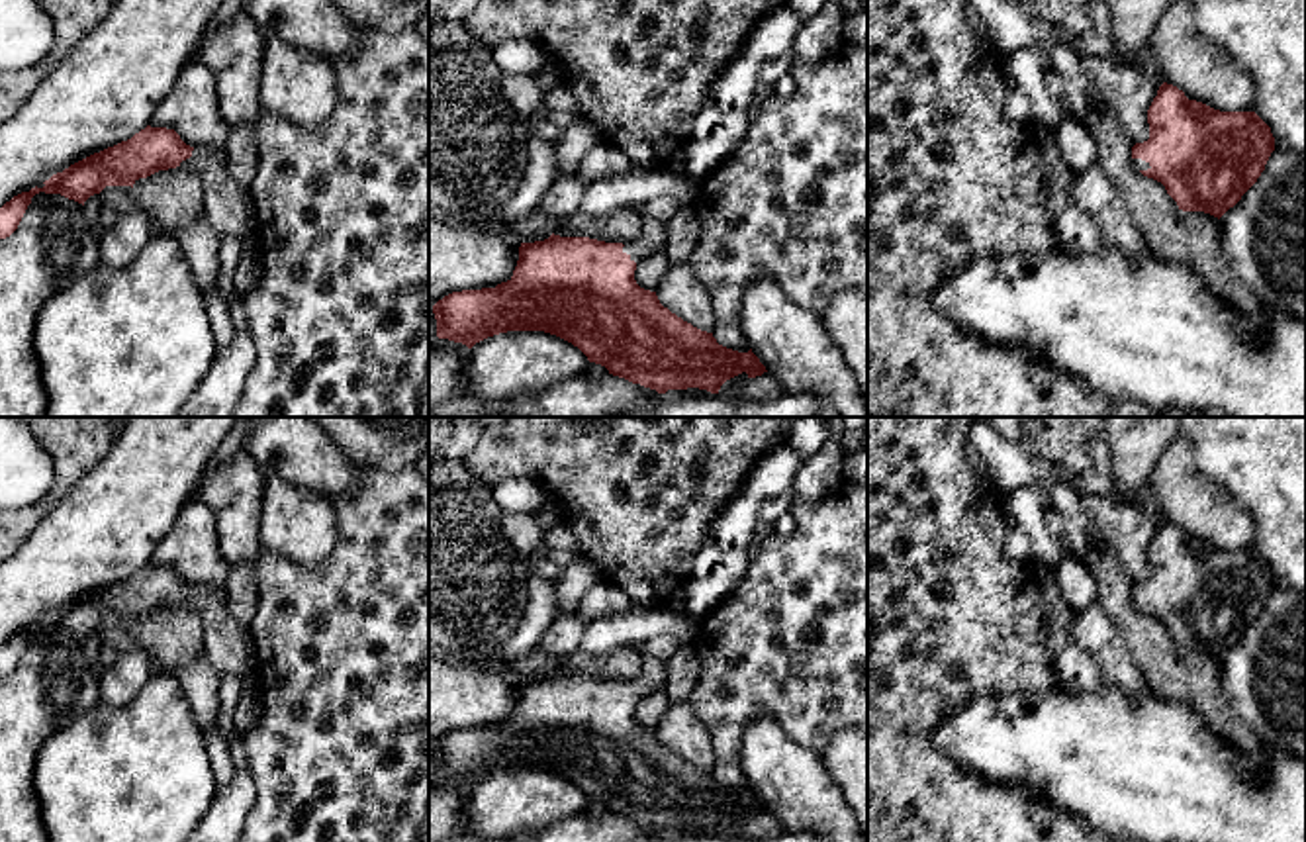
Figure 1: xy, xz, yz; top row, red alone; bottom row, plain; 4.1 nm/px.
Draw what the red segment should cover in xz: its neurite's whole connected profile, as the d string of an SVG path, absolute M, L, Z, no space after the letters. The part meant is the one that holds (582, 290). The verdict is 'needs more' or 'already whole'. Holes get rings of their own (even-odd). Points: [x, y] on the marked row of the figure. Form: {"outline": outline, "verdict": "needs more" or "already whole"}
{"outline": "M642 217L640 237L627 245L589 237L560 237L554 233L544 241L521 243L517 266L507 282L495 288L452 292L433 305L437 337L472 349L476 343L507 331L544 331L572 343L589 362L605 366L609 374L656 390L658 394L687 388L719 394L726 380L742 372L746 372L748 378L768 372L752 349L738 352L719 345L713 333L683 321L660 304L656 292L636 284L636 262L664 249L666 241L666 223L654 217Z", "verdict": "needs more"}

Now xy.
{"outline": "M147 125L131 139L94 153L63 172L45 180L43 188L31 188L14 196L0 208L0 239L10 237L31 198L39 192L61 194L84 206L106 186L131 186L159 170L176 166L192 168L204 192L204 215L219 239L233 235L241 241L253 233L253 208L249 190L233 182L227 172L225 151L190 147L174 129Z", "verdict": "needs more"}

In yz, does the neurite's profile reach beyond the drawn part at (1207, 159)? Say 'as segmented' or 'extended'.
extended

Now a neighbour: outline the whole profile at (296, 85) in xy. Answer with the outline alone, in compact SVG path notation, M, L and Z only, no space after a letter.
M268 35L258 100L264 114L280 116L302 129L323 129L337 104L331 61Z

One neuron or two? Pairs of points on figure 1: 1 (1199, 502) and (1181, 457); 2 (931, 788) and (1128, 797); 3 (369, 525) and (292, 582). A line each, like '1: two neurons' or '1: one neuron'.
1: one neuron
2: two neurons
3: one neuron

